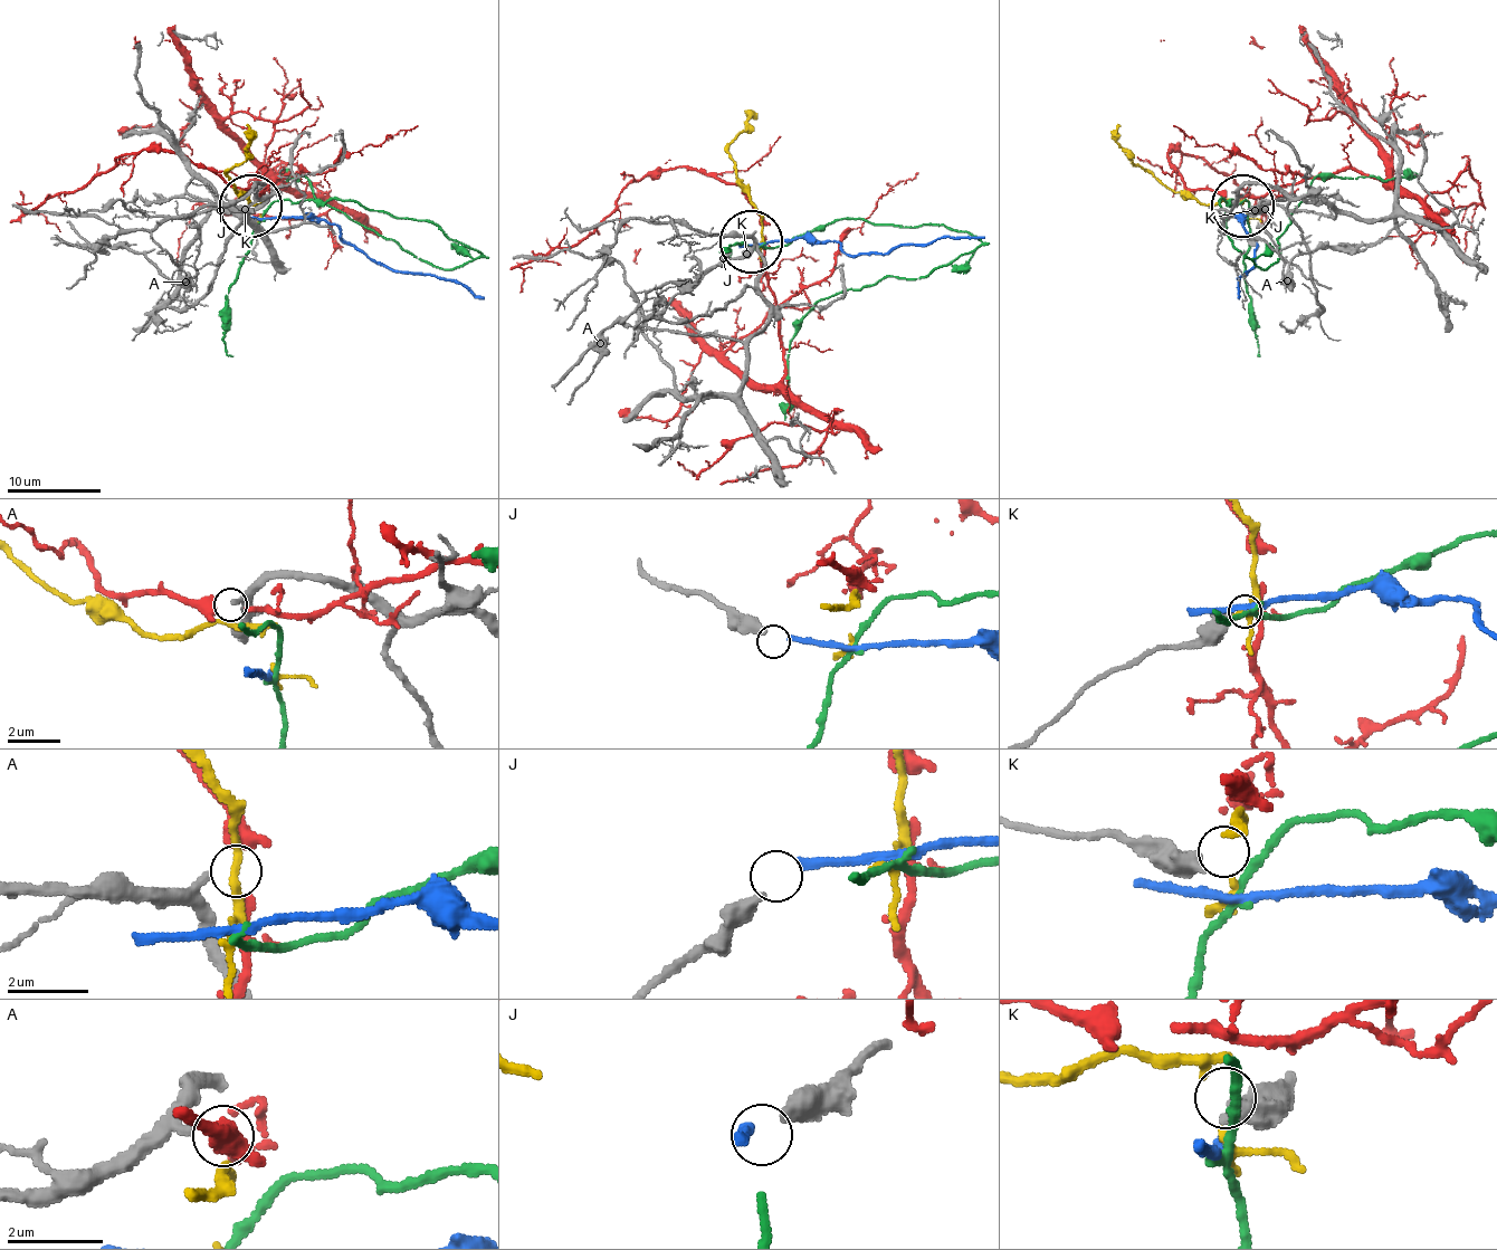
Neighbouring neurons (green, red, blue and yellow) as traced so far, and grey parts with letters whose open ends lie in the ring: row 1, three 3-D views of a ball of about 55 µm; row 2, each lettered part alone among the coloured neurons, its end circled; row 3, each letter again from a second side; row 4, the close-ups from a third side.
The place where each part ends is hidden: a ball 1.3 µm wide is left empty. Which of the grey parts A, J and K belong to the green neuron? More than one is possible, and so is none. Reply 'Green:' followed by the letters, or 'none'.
Green: K

